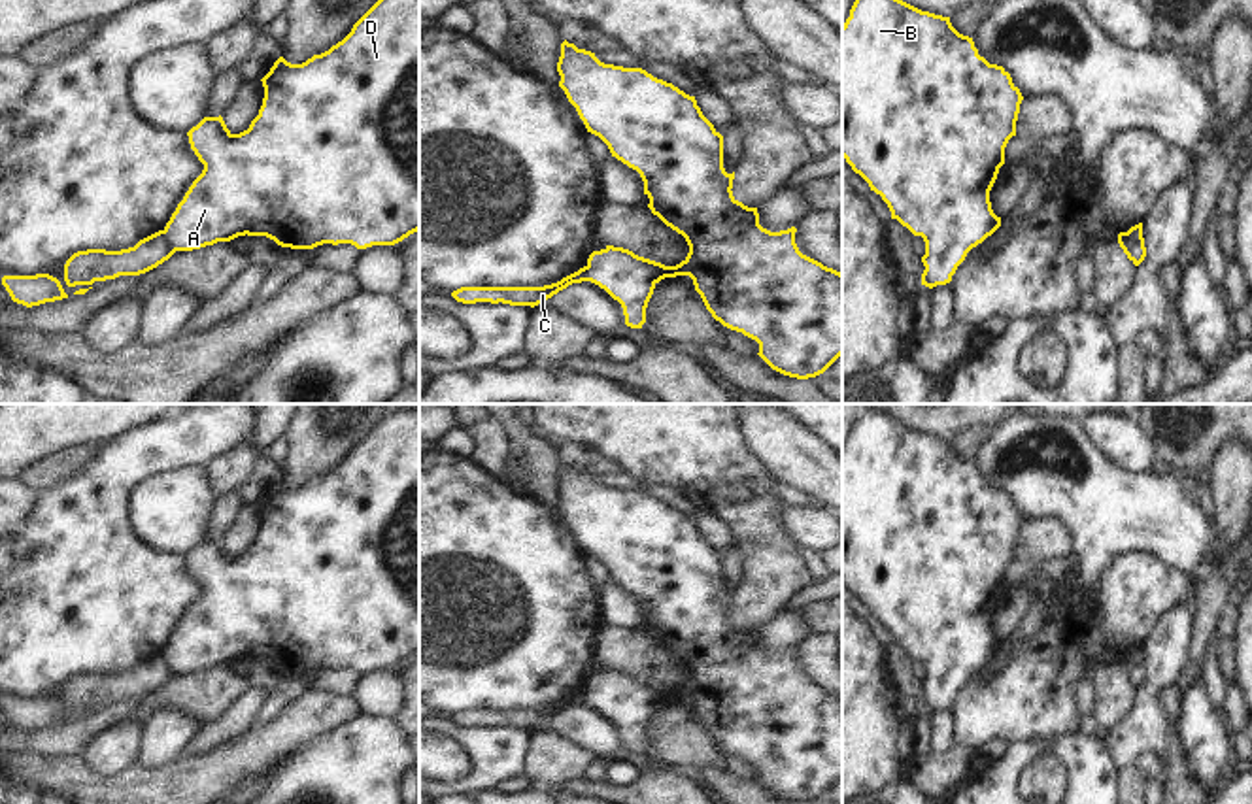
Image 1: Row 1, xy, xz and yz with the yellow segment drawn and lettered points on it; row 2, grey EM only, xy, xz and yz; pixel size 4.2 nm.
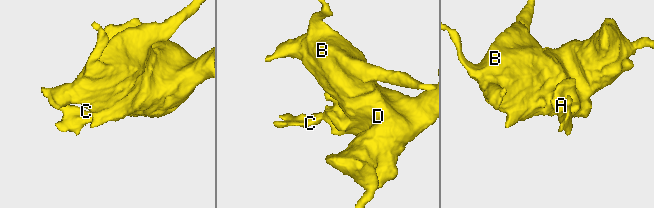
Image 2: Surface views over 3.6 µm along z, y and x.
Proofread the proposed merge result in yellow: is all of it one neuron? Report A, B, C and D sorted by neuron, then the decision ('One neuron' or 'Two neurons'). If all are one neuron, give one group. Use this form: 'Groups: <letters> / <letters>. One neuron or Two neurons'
Groups: A B D / C. Two neurons

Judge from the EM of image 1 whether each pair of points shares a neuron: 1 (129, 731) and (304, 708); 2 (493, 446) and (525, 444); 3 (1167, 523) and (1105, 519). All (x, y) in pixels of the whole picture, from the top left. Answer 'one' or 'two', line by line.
1: two
2: two
3: one

